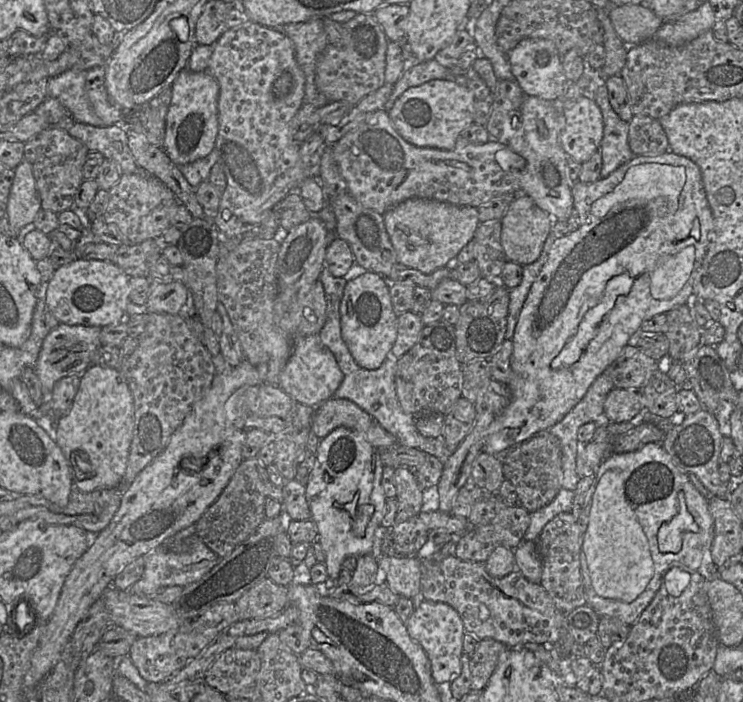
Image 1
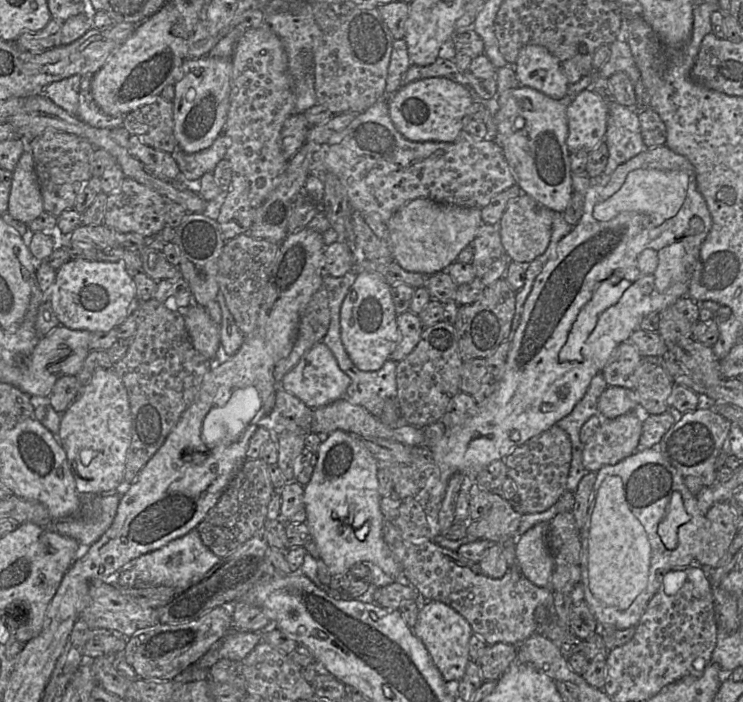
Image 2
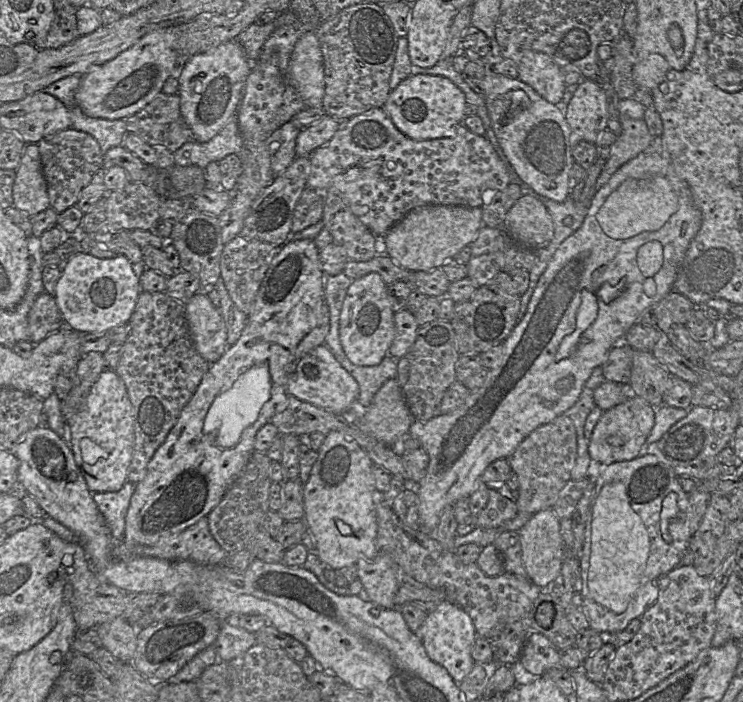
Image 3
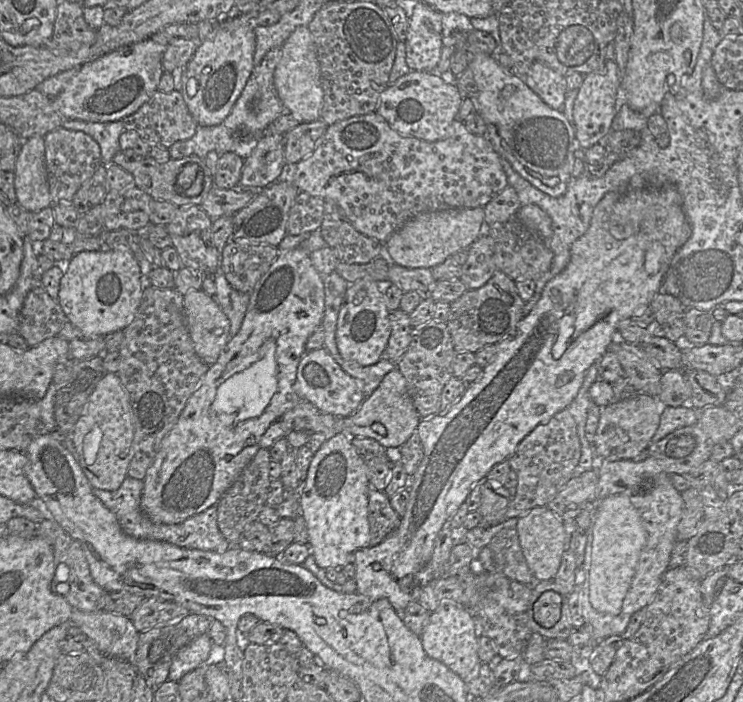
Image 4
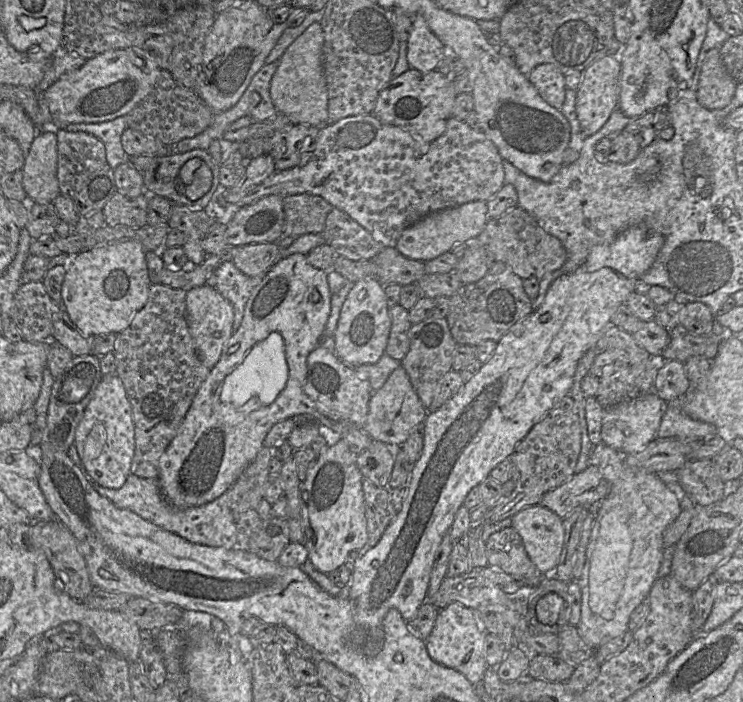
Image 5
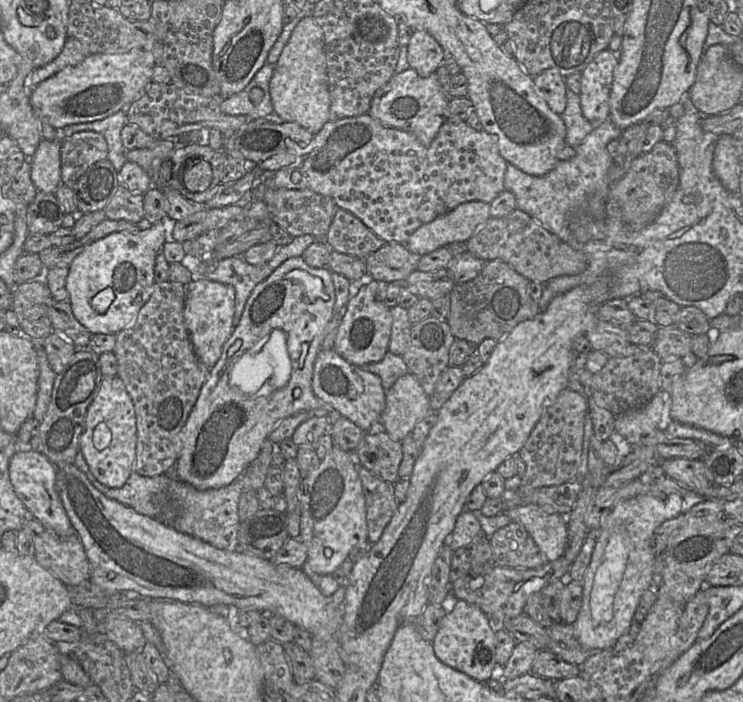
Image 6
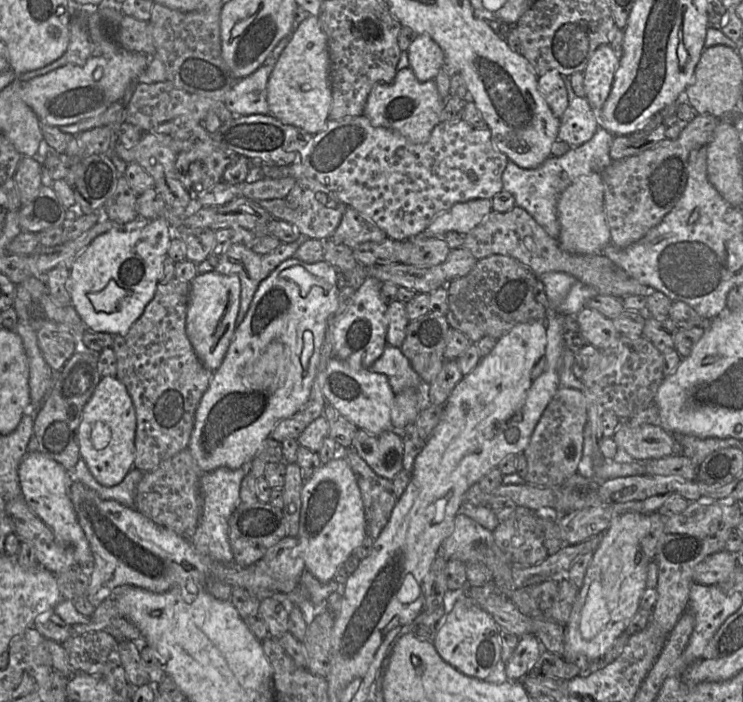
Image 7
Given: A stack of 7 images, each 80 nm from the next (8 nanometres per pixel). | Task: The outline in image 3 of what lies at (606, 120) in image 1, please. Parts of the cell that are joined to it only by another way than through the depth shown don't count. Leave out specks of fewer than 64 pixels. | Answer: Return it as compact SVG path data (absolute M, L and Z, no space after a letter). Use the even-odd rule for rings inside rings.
M625 99L618 101L616 109L621 132L611 147L595 190L605 185L622 165L646 150L653 140L643 120L645 105L635 99Z

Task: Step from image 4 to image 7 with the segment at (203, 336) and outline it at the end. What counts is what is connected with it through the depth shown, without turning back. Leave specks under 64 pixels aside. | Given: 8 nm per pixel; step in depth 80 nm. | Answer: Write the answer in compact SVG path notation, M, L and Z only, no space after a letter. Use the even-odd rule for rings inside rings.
M215 271L197 273L189 285L186 334L200 362L210 371L222 364L236 329L240 308L241 284L237 275Z

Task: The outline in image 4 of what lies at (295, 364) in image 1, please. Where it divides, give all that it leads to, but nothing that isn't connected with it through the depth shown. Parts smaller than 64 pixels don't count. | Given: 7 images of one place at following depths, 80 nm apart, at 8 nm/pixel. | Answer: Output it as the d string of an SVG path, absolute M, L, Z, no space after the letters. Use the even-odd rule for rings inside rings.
M325 347L308 351L301 358L294 391L325 413L336 417L348 417L356 412L364 401L364 383L347 374Z

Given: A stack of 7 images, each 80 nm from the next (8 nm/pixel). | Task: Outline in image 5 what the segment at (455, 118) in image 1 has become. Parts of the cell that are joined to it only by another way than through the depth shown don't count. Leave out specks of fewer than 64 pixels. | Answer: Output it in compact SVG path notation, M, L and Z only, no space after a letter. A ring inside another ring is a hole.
M410 68L392 78L381 90L373 114L382 122L415 132L423 141L430 143L446 131L457 95L454 82L438 70L423 73Z

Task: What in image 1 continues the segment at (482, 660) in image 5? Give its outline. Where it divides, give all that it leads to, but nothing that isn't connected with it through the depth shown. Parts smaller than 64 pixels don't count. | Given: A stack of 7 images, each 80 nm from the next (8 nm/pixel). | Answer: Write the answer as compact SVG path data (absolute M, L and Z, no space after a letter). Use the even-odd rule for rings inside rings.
M418 599L405 625L412 640L427 654L431 663L432 678L437 685L452 681L461 674L465 629L460 615L454 608L443 602Z

